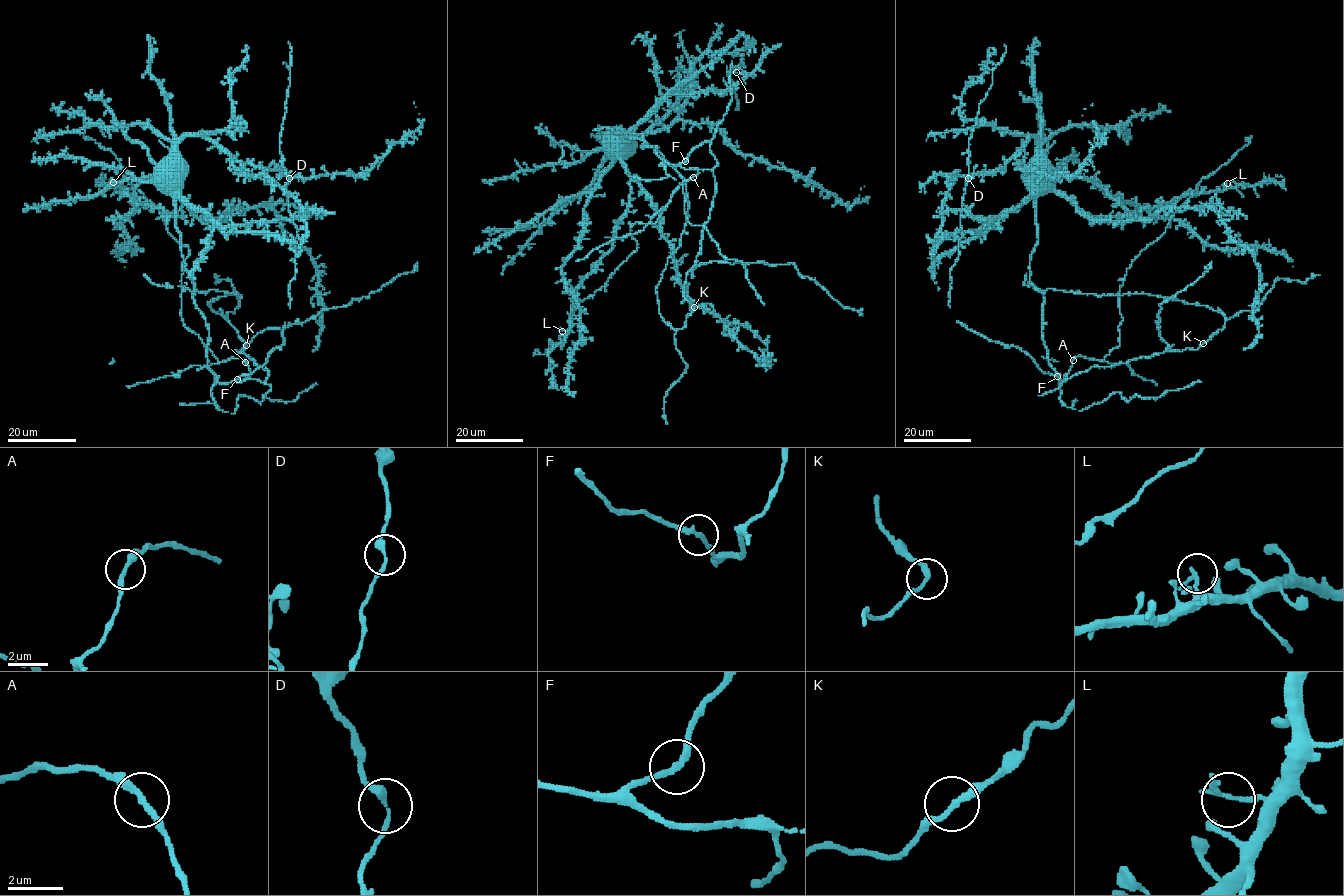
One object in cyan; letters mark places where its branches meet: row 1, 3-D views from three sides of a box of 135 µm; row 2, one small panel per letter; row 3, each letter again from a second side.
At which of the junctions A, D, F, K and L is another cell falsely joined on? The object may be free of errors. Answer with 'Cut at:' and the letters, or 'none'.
Cut at: none

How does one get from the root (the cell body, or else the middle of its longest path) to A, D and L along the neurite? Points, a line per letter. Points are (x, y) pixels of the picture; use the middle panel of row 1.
A: (622, 146), (624, 154), (624, 139), (641, 134), (642, 148), (657, 146), (666, 163), (696, 169), (693, 176)
D: (622, 146), (665, 129), (690, 68), (751, 47), (743, 35), (677, 88), (730, 89), (746, 75), (736, 72)
L: (622, 146), (620, 161), (630, 180), (629, 210), (616, 225), (610, 249), (578, 288), (572, 326), (562, 331)

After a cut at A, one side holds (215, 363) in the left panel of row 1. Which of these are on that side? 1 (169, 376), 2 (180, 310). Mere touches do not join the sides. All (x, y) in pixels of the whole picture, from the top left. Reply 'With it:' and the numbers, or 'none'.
With it: 1, 2

